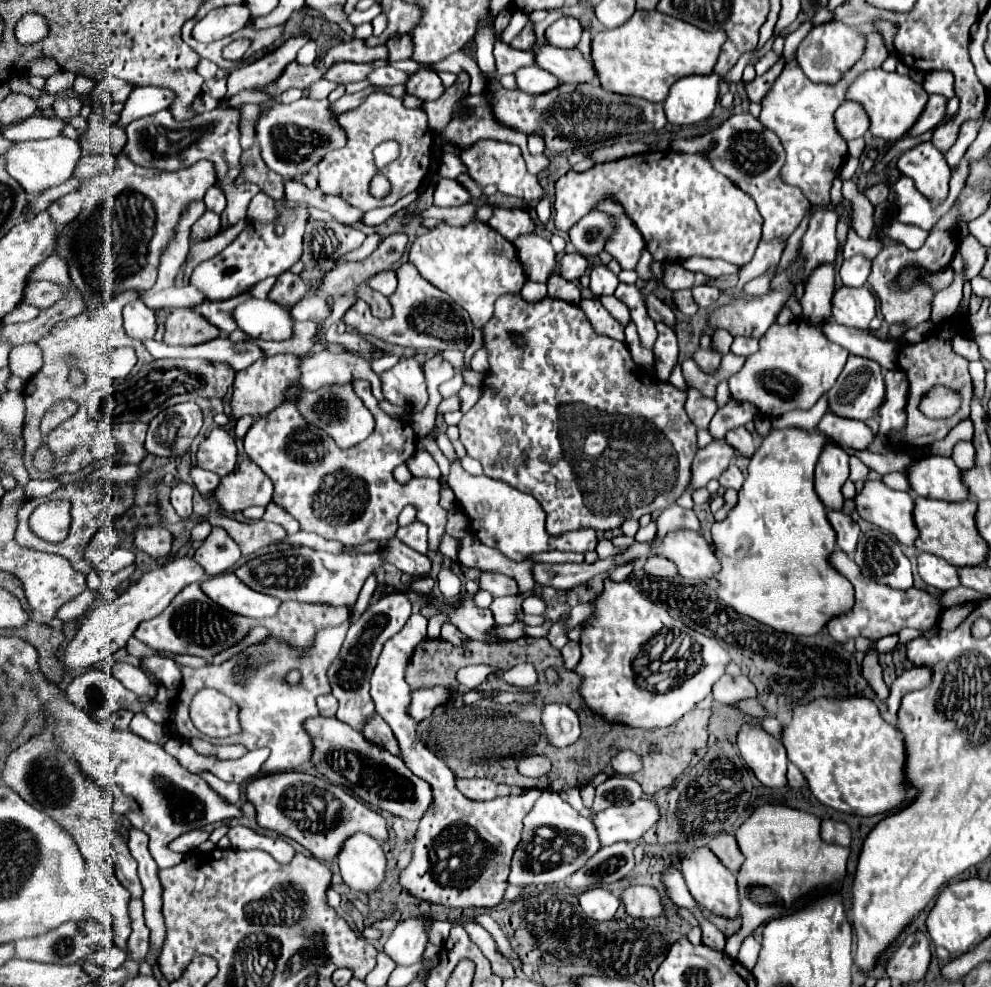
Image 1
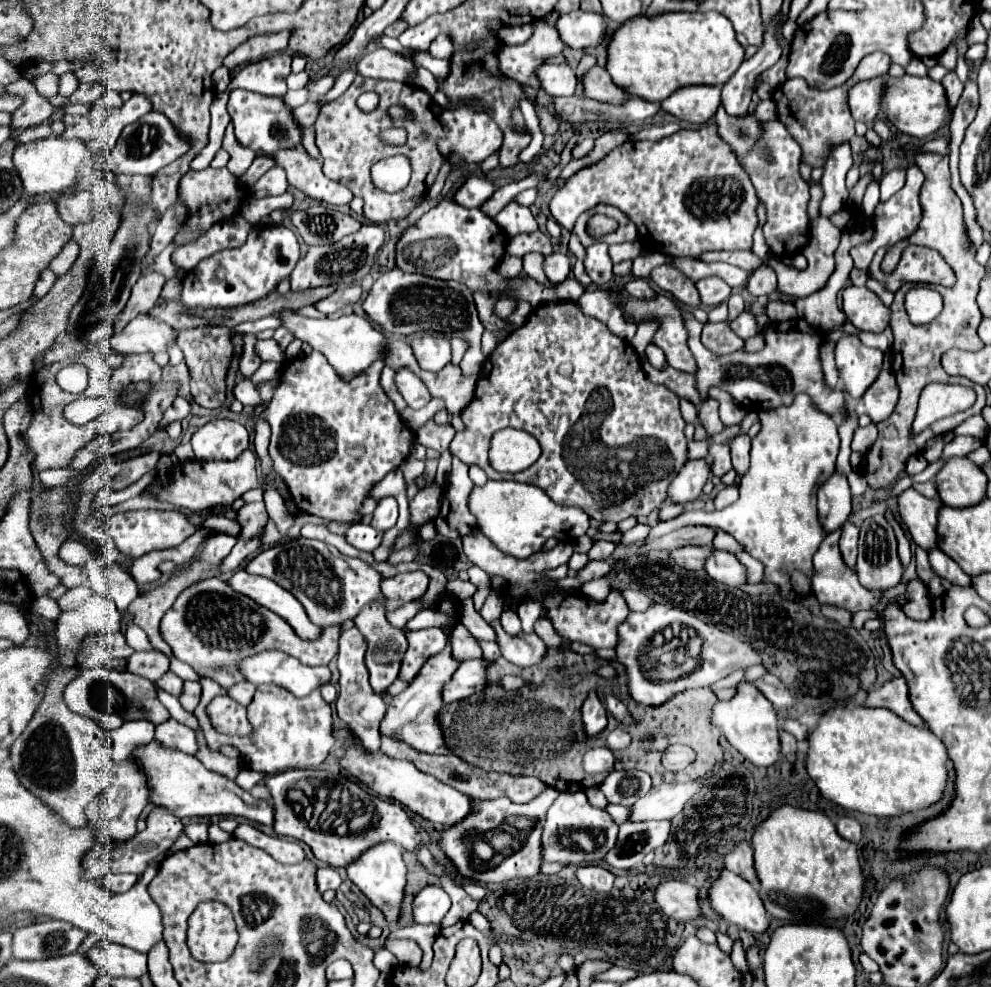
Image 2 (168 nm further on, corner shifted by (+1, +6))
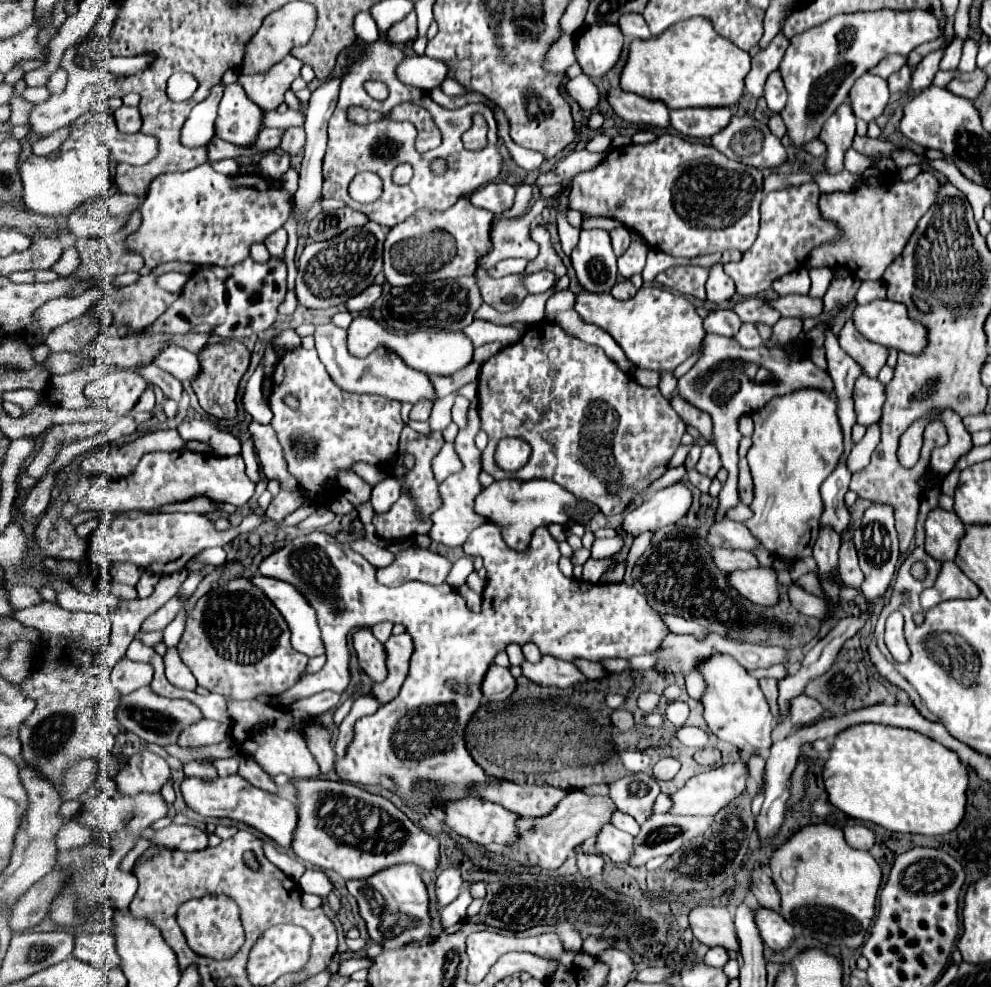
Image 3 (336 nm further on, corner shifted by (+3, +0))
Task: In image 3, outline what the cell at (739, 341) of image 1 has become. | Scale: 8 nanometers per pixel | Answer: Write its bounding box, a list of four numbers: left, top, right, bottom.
[704,309,742,337]

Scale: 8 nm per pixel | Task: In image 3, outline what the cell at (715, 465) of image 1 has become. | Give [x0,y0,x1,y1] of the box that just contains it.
[622,483,692,537]

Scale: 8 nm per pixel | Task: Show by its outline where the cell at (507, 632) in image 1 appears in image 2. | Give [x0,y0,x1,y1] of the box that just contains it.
[534,617,564,649]

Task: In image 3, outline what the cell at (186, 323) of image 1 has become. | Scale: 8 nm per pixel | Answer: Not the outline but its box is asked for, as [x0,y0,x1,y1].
[192,339,250,419]

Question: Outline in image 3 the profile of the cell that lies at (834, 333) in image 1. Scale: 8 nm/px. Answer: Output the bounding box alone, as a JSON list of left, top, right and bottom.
[766,295,822,317]

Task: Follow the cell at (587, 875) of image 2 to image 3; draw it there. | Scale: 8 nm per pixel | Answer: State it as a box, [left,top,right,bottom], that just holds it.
[574,845,604,879]

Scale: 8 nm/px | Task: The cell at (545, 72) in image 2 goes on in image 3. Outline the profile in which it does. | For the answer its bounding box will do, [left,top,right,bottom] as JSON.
[566,73,602,111]

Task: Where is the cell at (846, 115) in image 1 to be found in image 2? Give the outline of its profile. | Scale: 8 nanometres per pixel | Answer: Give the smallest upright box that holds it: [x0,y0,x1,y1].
[848,77,886,123]

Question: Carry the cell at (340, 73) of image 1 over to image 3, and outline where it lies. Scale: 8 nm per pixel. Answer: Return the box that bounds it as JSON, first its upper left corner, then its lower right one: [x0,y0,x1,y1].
[398,57,450,91]

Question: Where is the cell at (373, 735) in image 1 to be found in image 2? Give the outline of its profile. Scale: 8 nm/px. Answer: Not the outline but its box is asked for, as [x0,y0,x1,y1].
[380,735,544,803]

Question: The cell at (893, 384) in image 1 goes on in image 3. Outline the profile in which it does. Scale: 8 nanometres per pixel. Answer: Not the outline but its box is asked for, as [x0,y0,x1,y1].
[852,375,884,427]

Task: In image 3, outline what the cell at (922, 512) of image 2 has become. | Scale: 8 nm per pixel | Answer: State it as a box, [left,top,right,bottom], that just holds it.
[926,509,966,561]

